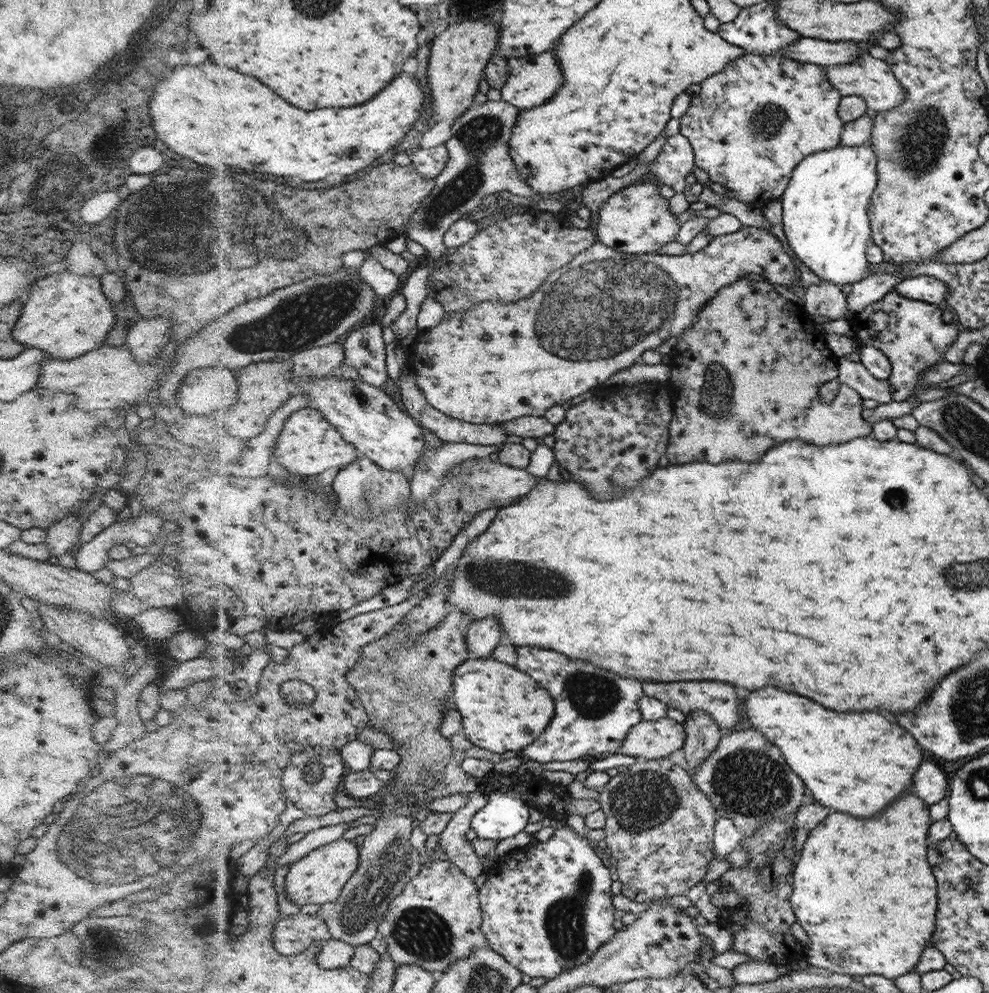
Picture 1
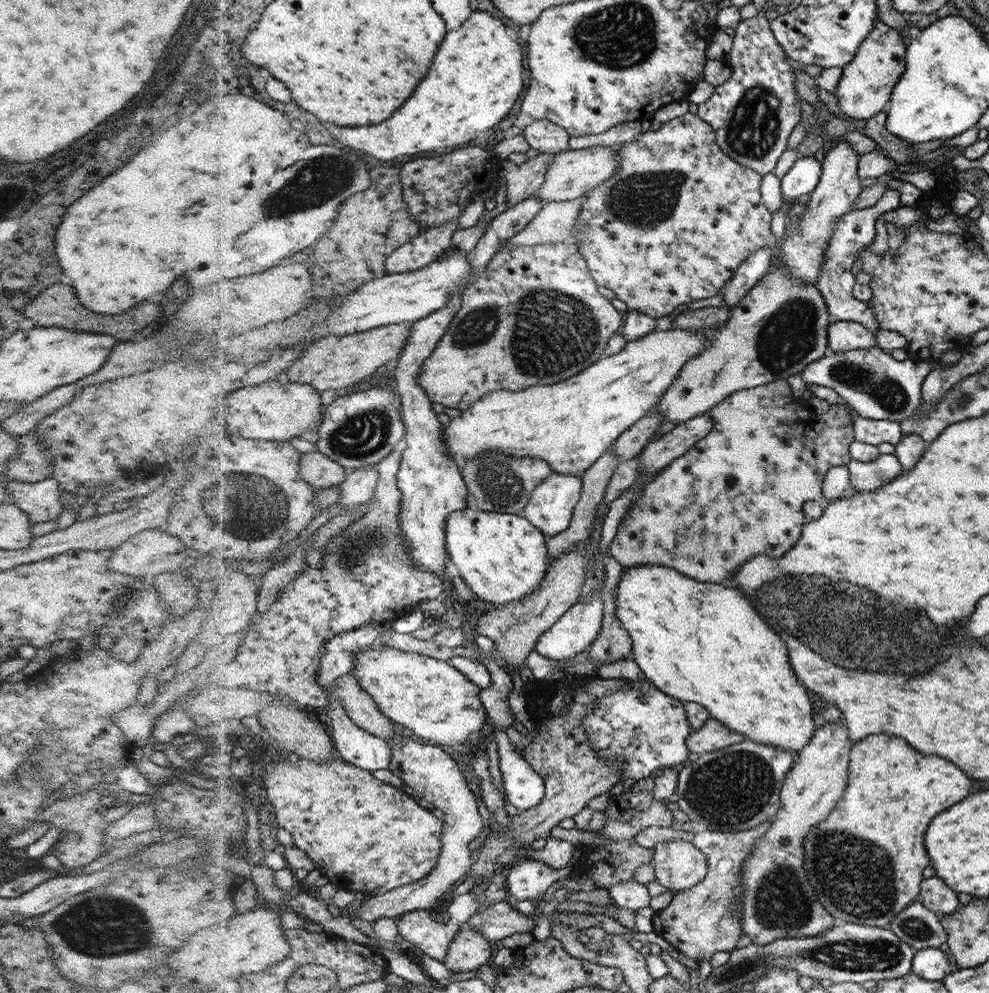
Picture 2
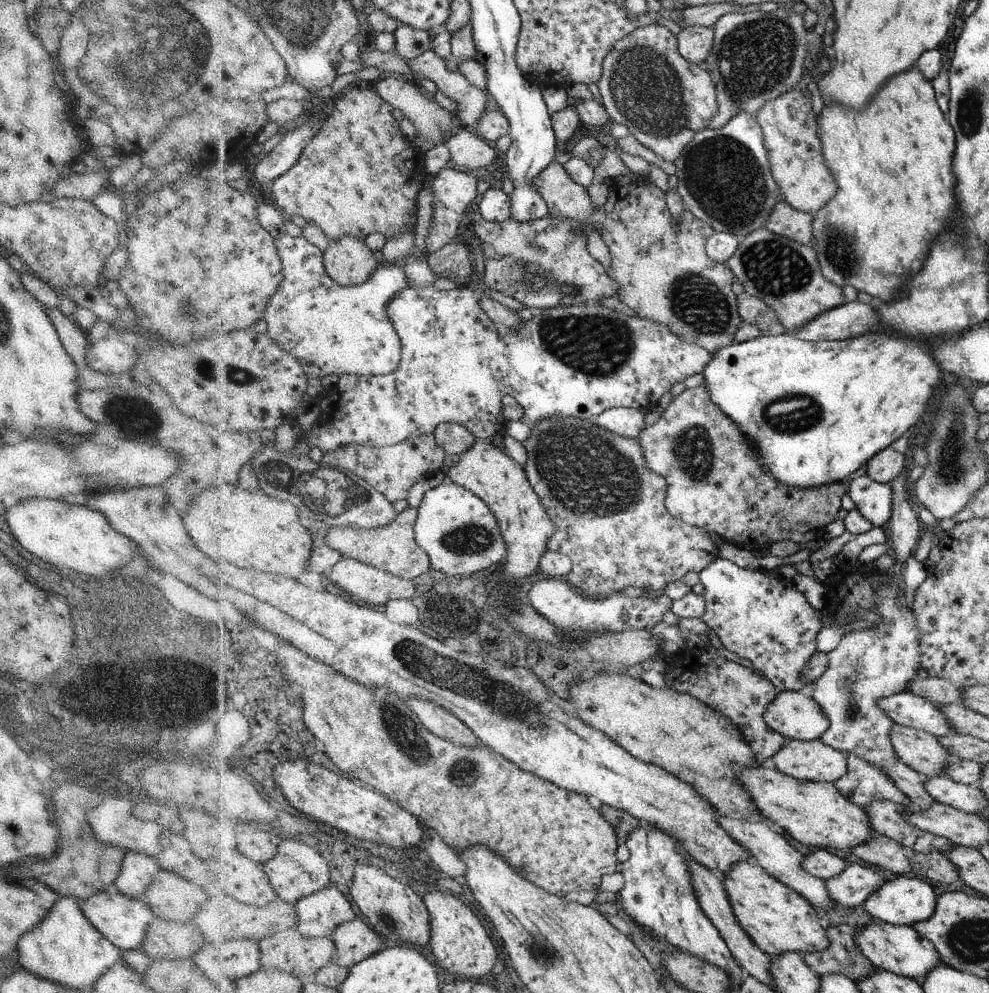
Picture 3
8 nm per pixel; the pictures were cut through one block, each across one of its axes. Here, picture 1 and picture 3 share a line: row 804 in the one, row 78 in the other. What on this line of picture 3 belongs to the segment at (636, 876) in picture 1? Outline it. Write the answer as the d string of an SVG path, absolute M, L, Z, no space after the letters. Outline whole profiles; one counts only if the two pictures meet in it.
M650 24L636 28L631 34L617 41L615 47L604 58L603 75L597 83L602 104L610 119L628 128L630 134L646 148L656 152L660 158L674 163L683 154L684 148L710 124L712 116L719 110L716 102L716 87L704 65L687 62L680 55L679 39L666 26Z

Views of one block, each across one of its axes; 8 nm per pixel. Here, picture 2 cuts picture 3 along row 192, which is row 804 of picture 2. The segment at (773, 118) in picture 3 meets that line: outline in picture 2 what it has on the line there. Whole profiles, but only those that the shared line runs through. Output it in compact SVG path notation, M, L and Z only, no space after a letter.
M826 722L816 731L806 747L795 756L794 766L788 772L783 782L782 800L780 809L771 822L771 828L764 837L761 837L752 848L751 856L743 864L741 875L745 892L741 896L740 928L743 934L749 936L752 943L767 945L780 939L799 939L818 936L834 928L837 922L820 901L816 900L813 888L806 876L804 866L804 840L814 827L818 827L831 815L836 804L839 803L847 788L848 773L851 762L851 737L848 734L848 725L844 722Z

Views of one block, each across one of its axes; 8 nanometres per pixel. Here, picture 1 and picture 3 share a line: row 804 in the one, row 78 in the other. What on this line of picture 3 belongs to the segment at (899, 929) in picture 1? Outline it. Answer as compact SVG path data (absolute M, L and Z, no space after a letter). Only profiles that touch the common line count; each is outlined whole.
M916 66L896 74L896 78L892 78L892 82L886 82L884 88L880 88L880 94L876 94L876 98L872 98L870 106L866 106L860 112L852 112L852 108L846 108L842 104L826 103L822 112L820 112L818 132L820 143L823 144L824 162L828 164L828 168L832 170L832 176L836 178L838 184L838 192L828 205L822 210L814 214L815 221L812 224L812 234L815 235L814 247L819 254L820 267L823 268L823 274L826 279L830 279L836 286L847 286L852 284L859 292L868 292L870 296L880 298L882 302L888 302L892 298L892 294L902 286L902 280L906 280L910 274L916 274L922 268L922 260L928 254L928 248L932 244L932 240L944 230L944 222L954 218L954 208L956 208L956 200L952 194L954 188L954 174L950 170L950 162L952 162L952 154L954 154L954 130L952 126L944 120L938 104L936 104L935 88L932 83Z

